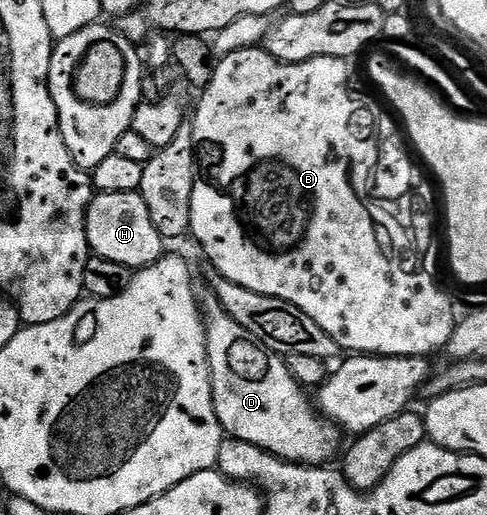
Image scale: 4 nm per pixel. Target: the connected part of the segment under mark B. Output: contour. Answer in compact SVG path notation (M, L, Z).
M262 46L236 50L214 64L212 78L208 86L201 89L198 109L192 113L198 175L192 186L190 232L198 239L203 254L210 259L209 267L213 271L228 278L228 282L236 282L236 286L244 286L244 290L256 290L256 294L268 294L272 298L292 302L292 306L304 310L304 314L308 314L308 318L312 318L312 322L316 322L316 326L320 326L320 330L324 330L328 338L336 341L343 353L430 358L433 357L433 352L438 352L441 348L443 351L449 345L456 327L454 304L442 293L442 288L434 277L434 271L438 268L438 252L434 249L436 192L435 189L434 192L430 189L431 181L425 180L421 167L416 170L410 168L410 184L400 196L384 198L376 192L378 166L386 144L396 146L396 150L408 148L395 117L372 97L350 89L350 84L346 81L346 75L350 72L348 65L340 58L312 58L308 62L289 64L272 58L270 51Z

